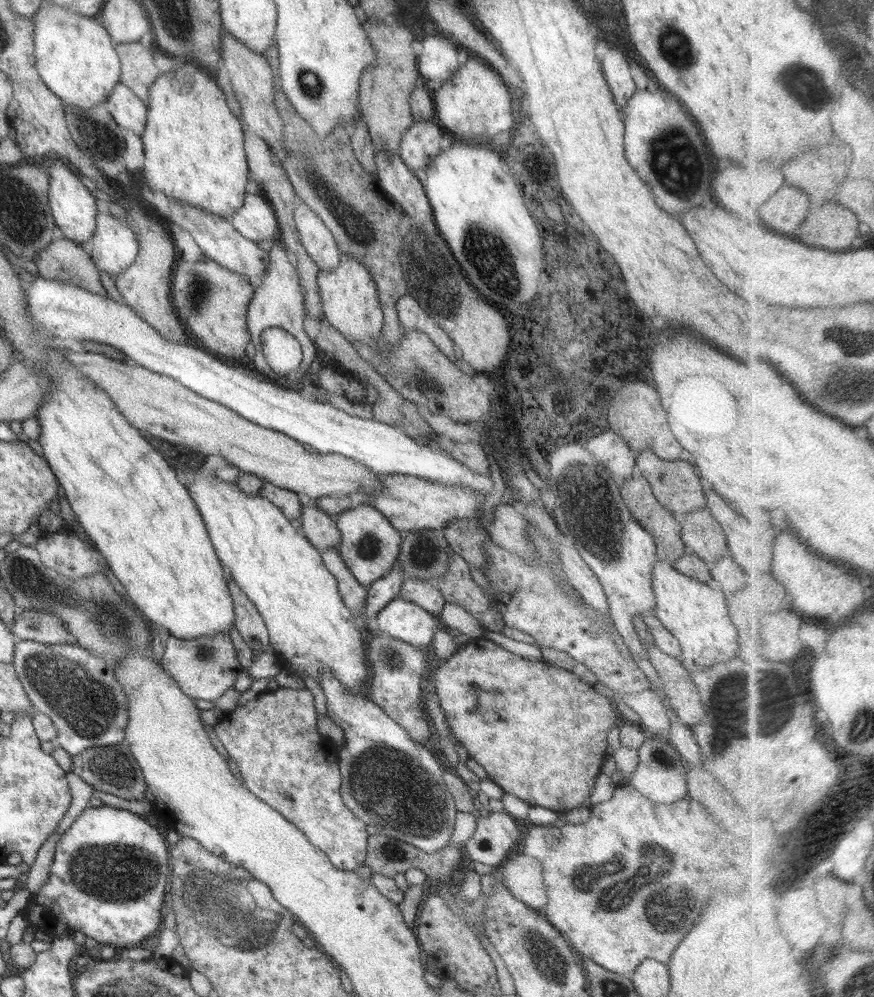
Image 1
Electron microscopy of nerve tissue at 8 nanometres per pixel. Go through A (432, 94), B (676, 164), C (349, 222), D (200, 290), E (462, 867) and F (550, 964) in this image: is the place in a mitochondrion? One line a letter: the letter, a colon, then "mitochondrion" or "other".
A: other
B: mitochondrion
C: mitochondrion
D: mitochondrion
E: other
F: mitochondrion

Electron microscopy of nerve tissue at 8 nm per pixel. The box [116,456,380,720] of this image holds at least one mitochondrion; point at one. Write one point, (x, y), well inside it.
(204, 652)

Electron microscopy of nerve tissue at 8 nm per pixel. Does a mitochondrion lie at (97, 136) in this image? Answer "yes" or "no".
yes

